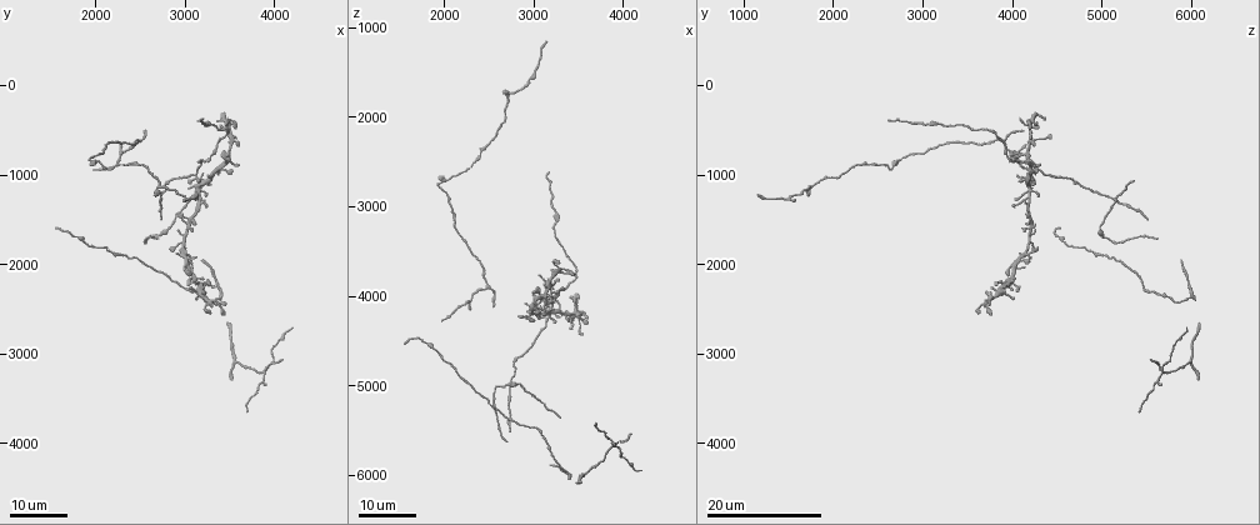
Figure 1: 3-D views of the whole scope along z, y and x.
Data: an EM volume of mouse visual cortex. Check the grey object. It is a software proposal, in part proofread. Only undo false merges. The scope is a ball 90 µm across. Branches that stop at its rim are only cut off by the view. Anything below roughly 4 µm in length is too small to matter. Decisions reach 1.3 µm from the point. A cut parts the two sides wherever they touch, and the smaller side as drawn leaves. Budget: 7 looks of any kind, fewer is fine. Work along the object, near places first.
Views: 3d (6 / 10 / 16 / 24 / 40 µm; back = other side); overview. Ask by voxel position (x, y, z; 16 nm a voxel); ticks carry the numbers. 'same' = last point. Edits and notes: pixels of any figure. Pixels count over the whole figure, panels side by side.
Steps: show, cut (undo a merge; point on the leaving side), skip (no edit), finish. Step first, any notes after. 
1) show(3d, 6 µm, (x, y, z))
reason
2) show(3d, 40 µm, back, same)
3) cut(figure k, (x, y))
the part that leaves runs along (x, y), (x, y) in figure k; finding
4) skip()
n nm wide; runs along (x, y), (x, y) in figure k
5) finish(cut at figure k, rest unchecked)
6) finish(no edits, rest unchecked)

show(3d, 24 µm, (3100, 950, 4300))
side arm on a straight run

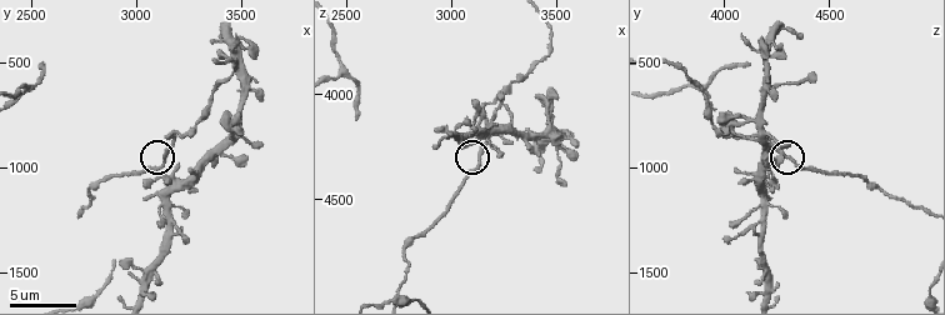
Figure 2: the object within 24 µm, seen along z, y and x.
show(3d, 6 µm, (3140, 940, 4280))

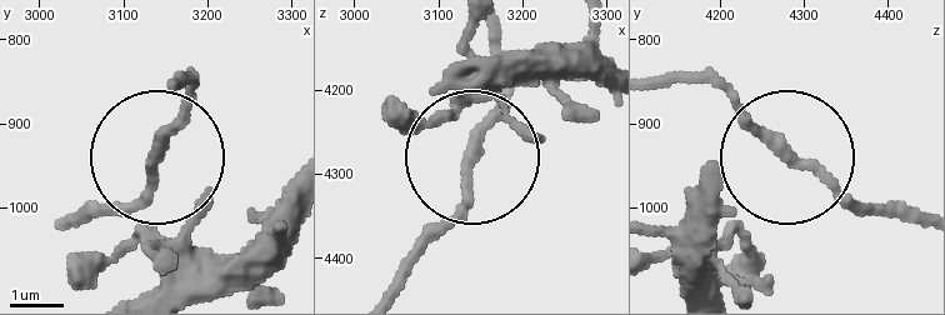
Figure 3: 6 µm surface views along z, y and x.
skip()
3 arms; all the same cell

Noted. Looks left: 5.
show(3d, 24 µm, (2650, 1650, 5000))

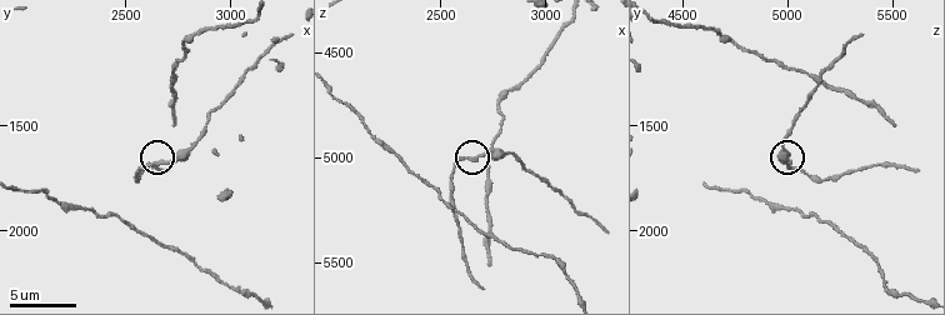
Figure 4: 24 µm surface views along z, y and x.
show(3d, 6 µm, (2660, 1670, 5010))
closer look

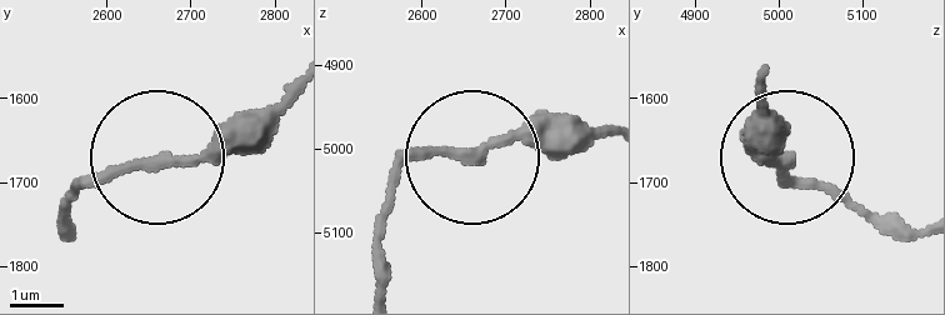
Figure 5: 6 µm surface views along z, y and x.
skip()
all the same cell

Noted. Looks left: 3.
show(3d, 24 µm, (3900, 3200, 5650))
four arms meet

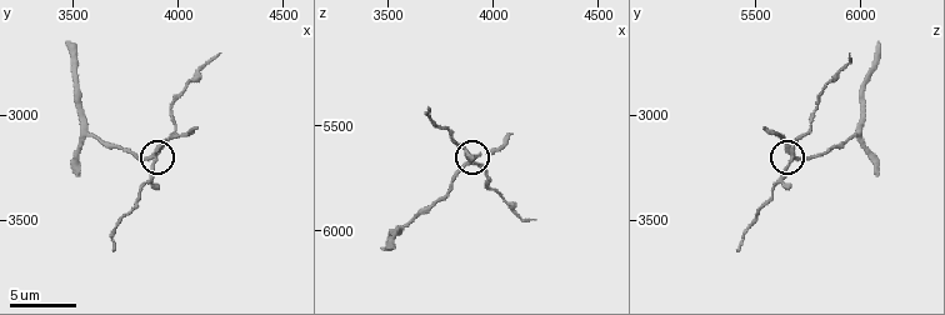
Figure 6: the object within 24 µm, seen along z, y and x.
show(3d, 10 µm, (3900, 3200, 5670))

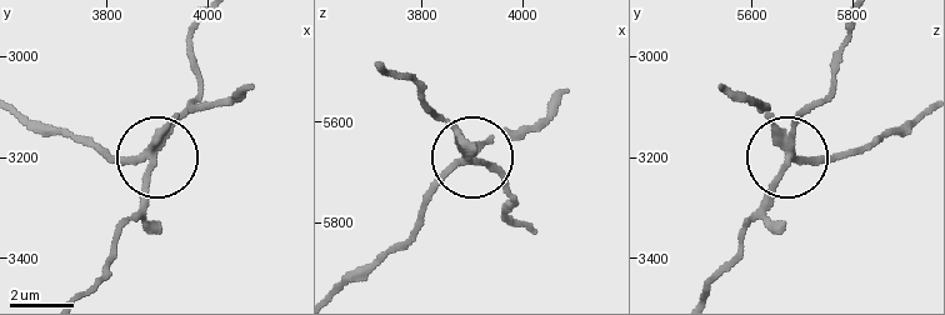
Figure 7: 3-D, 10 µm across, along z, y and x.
cut(figure 7, (144, 194))
4 arms; the part that leaves runs along (156, 144), (203, 83), (194, 26) in figure 7; a second cell is stuck on

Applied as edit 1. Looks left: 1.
finish(cut at figure 7, rest unchecked)

